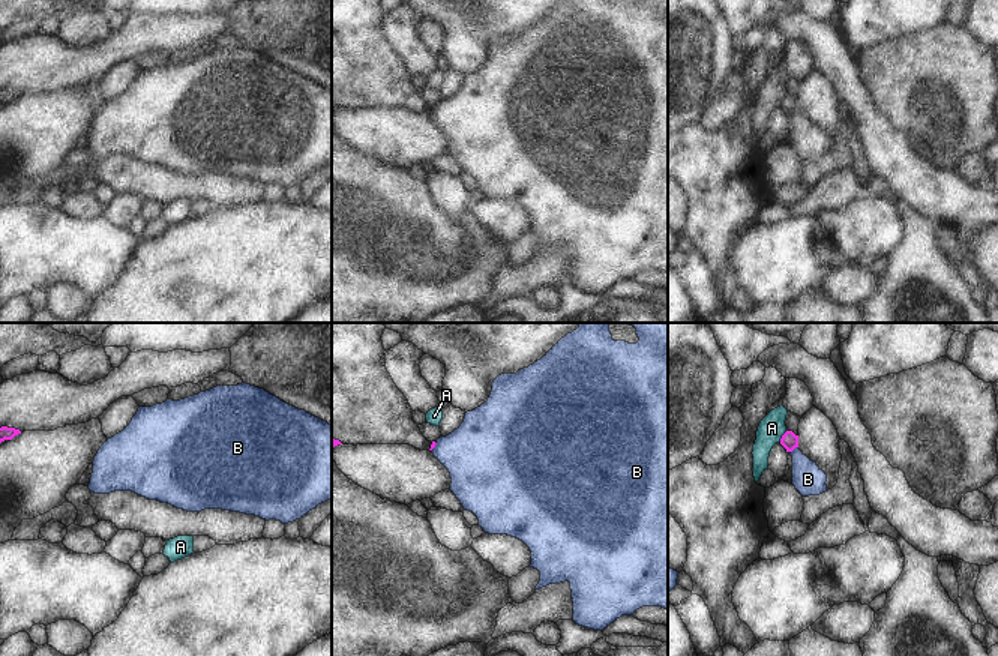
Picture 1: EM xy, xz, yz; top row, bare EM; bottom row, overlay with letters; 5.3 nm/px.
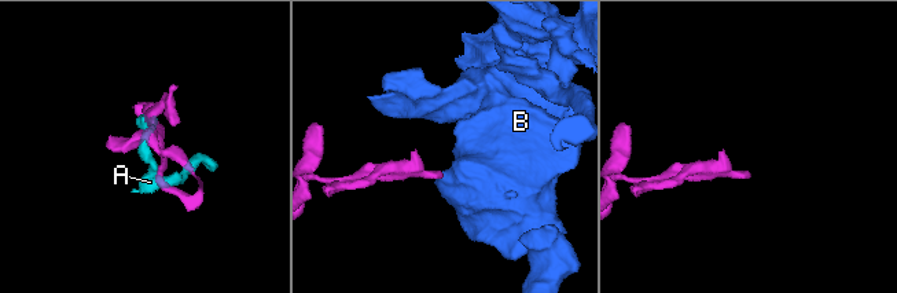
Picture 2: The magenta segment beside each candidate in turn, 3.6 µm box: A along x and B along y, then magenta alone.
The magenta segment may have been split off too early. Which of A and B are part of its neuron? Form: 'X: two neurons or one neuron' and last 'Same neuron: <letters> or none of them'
A: two neurons
B: two neurons
Same neuron: none of them

